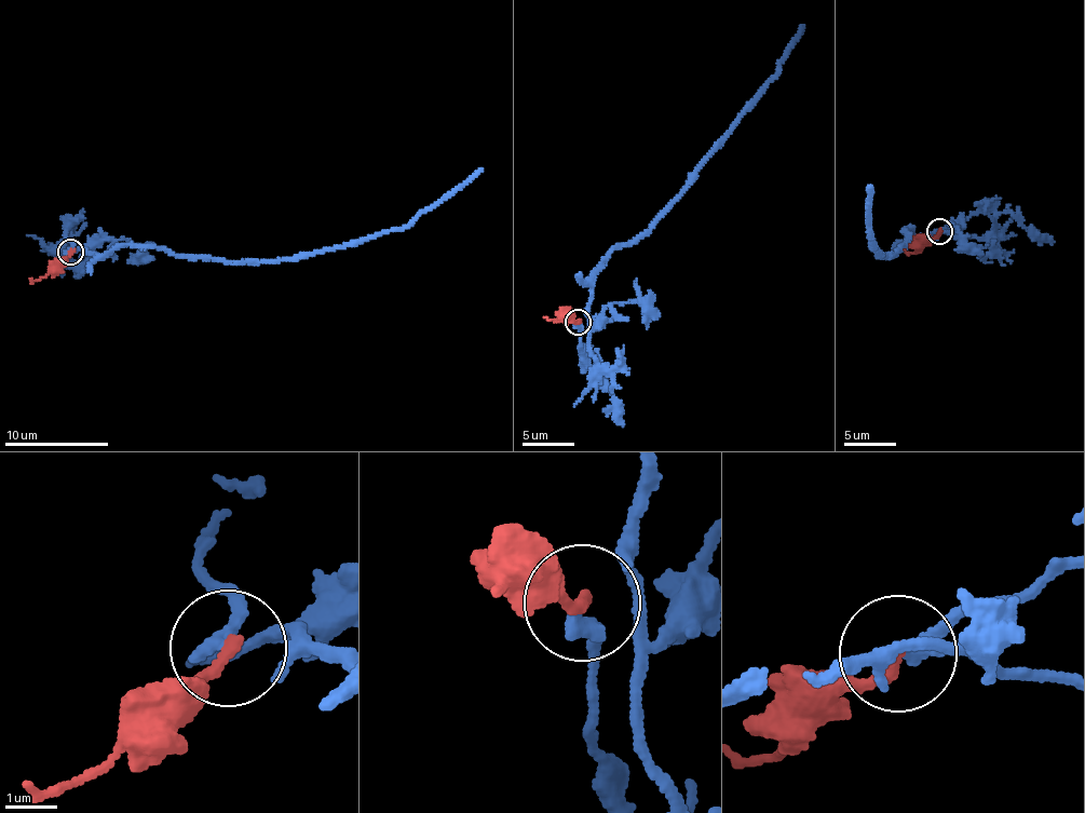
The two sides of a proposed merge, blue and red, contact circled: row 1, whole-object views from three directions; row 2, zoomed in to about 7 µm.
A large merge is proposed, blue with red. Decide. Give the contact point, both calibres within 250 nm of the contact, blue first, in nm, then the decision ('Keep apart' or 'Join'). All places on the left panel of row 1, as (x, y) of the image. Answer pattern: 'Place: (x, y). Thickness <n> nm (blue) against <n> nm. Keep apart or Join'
Place: (70, 252). Thickness 360 nm (blue) against 240 nm. Keep apart

